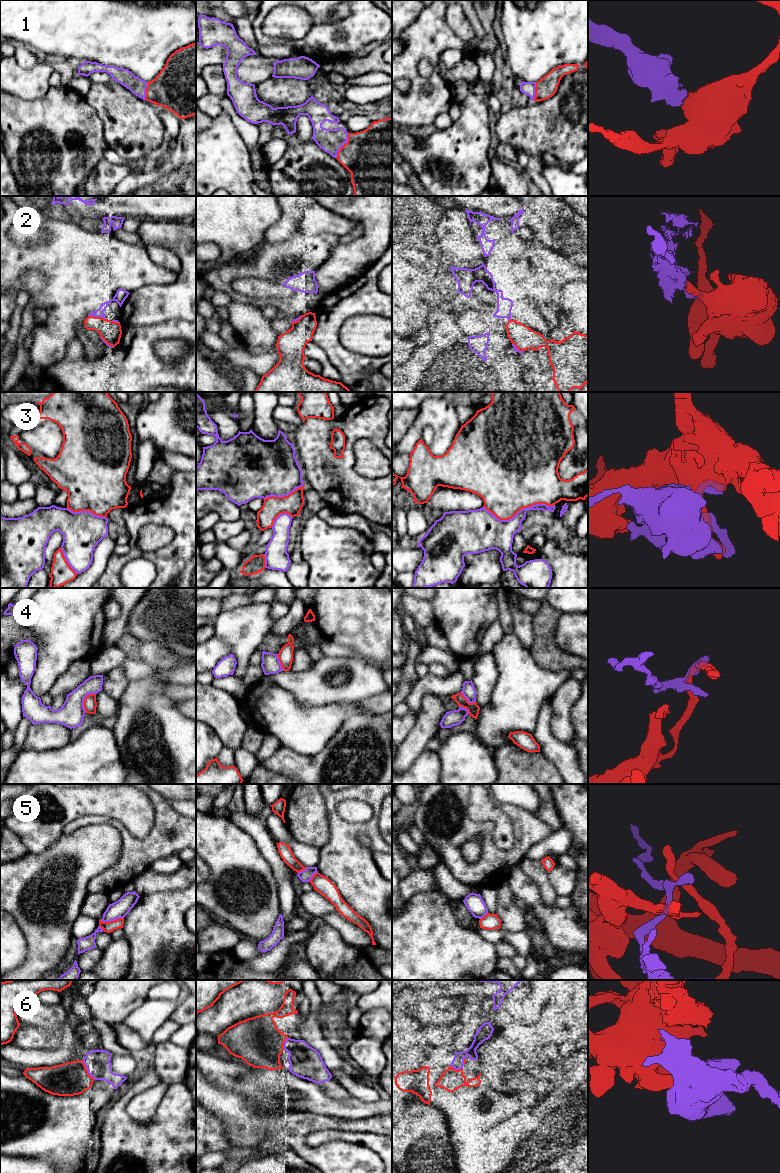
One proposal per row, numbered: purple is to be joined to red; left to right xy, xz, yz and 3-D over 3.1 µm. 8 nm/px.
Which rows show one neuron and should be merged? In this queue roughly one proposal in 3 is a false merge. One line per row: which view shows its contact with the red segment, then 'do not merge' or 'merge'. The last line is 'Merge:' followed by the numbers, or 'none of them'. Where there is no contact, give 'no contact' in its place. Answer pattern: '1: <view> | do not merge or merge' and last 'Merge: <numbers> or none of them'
1: xz | merge
2: xy | merge
3: yz | do not merge
4: xy | do not merge
5: xy | do not merge
6: xy | merge
Merge: 1, 2, 6

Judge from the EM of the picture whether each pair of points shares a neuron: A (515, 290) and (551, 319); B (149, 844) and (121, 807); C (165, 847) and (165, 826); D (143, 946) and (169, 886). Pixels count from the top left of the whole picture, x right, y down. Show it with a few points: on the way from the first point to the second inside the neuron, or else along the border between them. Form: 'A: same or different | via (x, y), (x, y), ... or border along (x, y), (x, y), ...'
A: same | via (526, 290), (530, 290), (547, 308)
B: different | border along (154, 815), (143, 838), (124, 827)
C: same | via (165, 842), (165, 831)
D: different | border along (185, 887), (174, 891), (157, 891), (144, 895)

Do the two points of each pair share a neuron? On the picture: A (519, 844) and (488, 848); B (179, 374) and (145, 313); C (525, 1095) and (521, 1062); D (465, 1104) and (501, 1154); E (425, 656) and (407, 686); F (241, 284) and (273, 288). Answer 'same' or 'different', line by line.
A: same
B: different
C: different
D: different
E: different
F: same

